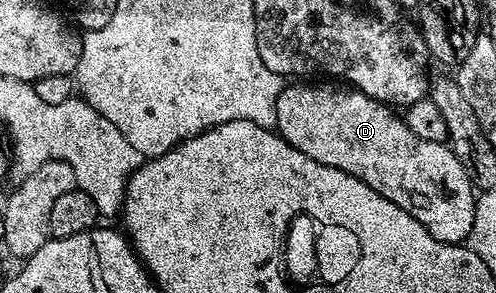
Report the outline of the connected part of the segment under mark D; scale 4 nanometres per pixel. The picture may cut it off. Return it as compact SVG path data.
M282 85L275 104L276 133L303 156L355 176L391 204L399 204L435 240L464 243L479 222L475 216L477 194L455 152L445 142L419 140L394 107L348 85L333 85L337 86Z

